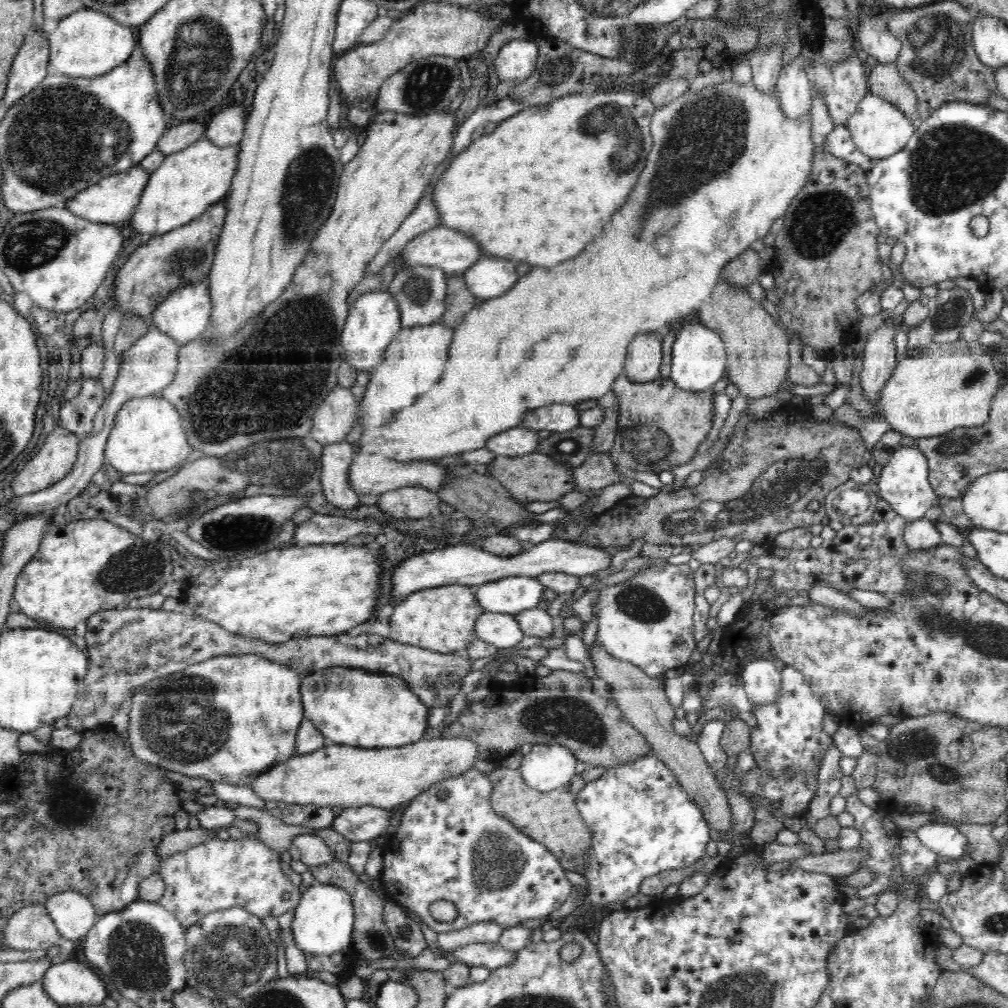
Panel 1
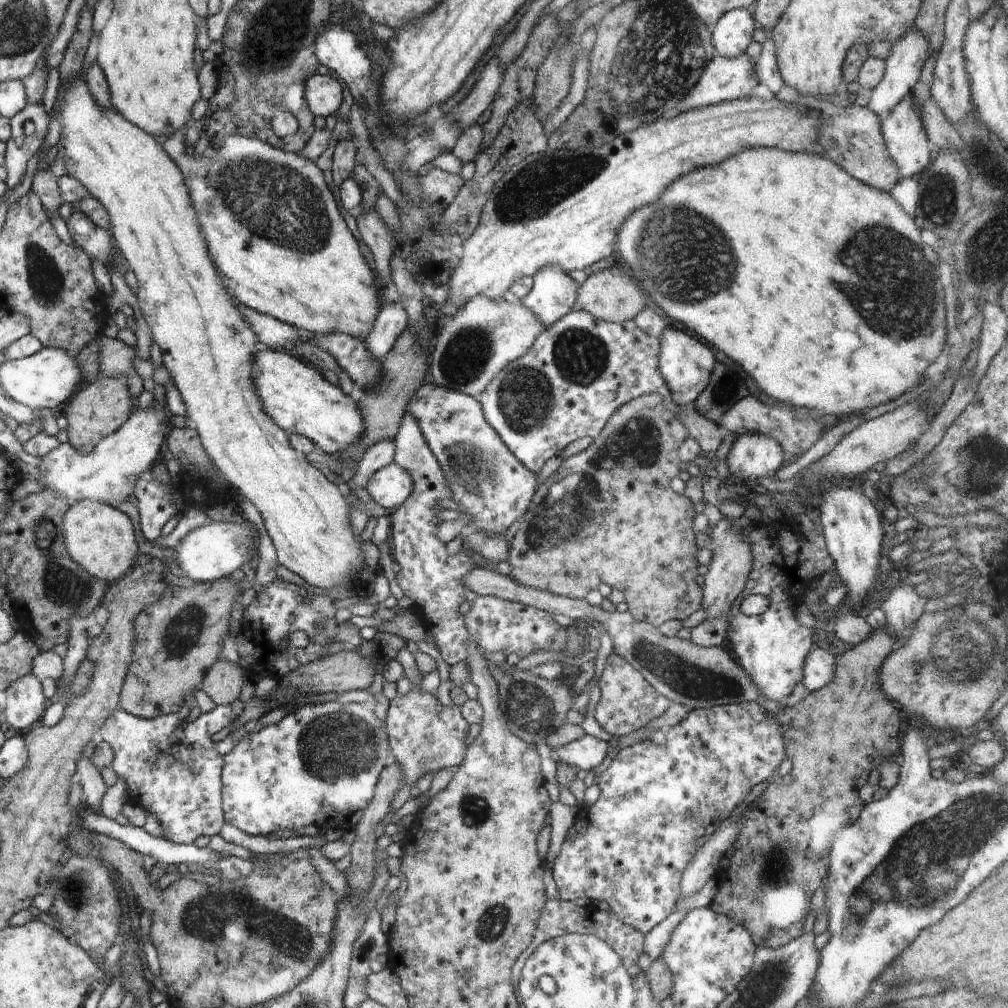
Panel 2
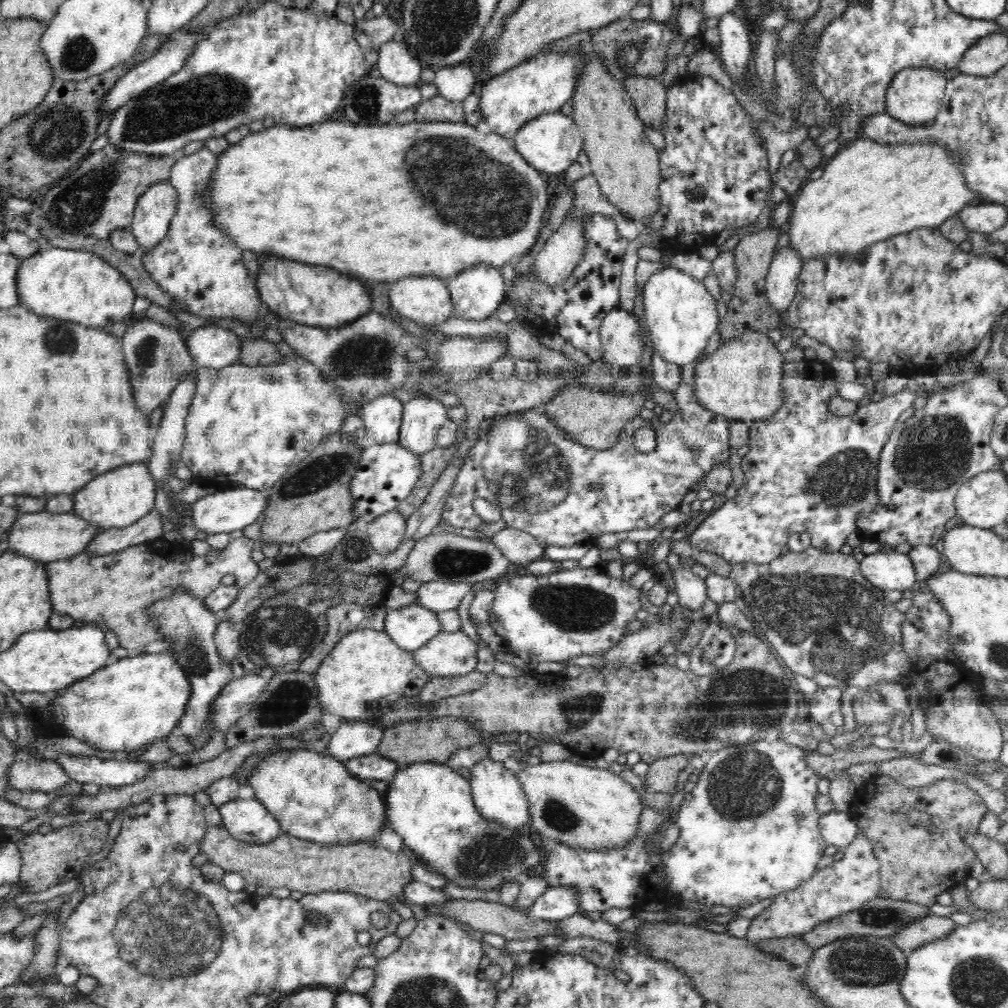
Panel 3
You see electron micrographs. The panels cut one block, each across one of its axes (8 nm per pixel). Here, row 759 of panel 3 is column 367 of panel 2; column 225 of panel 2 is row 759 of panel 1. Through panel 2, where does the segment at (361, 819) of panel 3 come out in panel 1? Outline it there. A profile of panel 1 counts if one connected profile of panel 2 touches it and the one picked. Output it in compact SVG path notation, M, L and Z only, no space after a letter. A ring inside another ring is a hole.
M231 655L218 656L209 660L187 666L180 673L168 674L167 677L159 677L146 686L142 686L134 692L134 698L130 700L129 728L127 742L133 751L134 757L140 762L158 766L172 772L189 777L198 777L213 782L227 782L228 784L240 784L251 787L251 780L258 774L266 772L272 766L286 762L294 758L296 753L296 735L303 718L303 702L301 696L301 678L296 669L280 665L258 655Z

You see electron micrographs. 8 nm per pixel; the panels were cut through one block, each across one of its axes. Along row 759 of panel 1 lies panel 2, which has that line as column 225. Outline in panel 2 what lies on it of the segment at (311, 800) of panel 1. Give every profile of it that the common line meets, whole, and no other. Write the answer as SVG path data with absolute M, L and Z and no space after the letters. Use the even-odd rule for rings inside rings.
M77 75L57 104L57 119L62 124L58 156L64 161L67 175L78 180L108 214L115 246L126 260L127 268L132 269L138 279L139 288L135 296L139 312L151 331L152 341L162 351L164 368L168 369L174 381L188 421L198 432L206 455L232 488L258 509L280 565L318 588L329 589L340 584L353 588L356 574L363 570L361 544L364 540L356 541L360 535L351 530L349 504L338 486L309 464L306 456L292 448L288 435L276 427L261 408L251 378L257 354L254 344L258 340L239 314L236 299L223 288L209 260L205 239L199 230L197 215L180 170L150 133L130 124L116 110L98 105L80 77Z

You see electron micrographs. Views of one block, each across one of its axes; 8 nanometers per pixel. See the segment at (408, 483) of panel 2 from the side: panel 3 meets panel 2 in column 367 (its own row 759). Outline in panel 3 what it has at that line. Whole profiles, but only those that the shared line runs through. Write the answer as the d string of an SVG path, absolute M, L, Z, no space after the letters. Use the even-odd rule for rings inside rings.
M488 756L485 760L478 762L478 765L472 766L469 781L476 810L482 815L482 818L503 824L506 828L517 832L531 820L529 802L520 781L502 763L494 762Z

